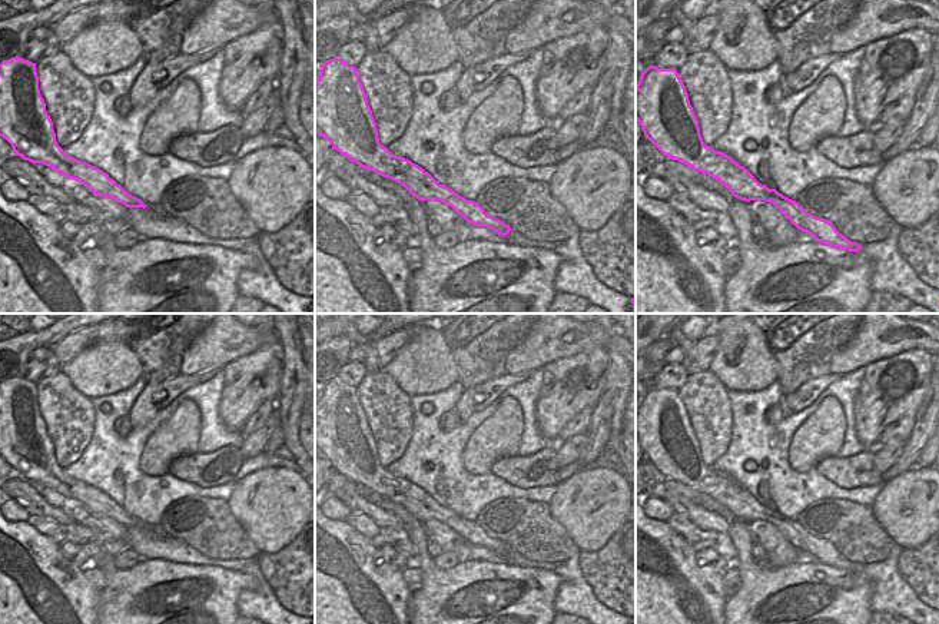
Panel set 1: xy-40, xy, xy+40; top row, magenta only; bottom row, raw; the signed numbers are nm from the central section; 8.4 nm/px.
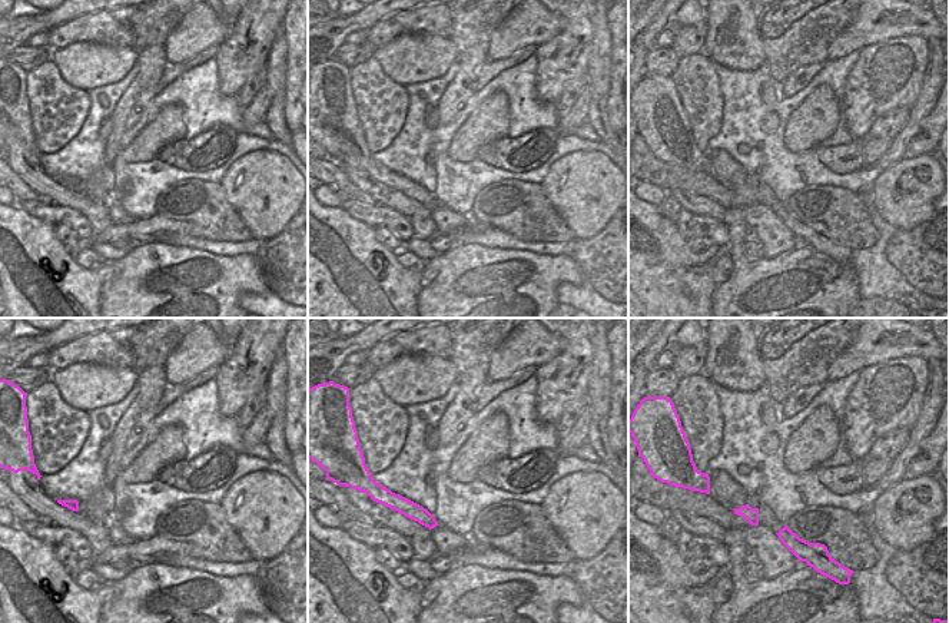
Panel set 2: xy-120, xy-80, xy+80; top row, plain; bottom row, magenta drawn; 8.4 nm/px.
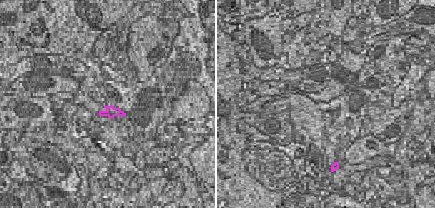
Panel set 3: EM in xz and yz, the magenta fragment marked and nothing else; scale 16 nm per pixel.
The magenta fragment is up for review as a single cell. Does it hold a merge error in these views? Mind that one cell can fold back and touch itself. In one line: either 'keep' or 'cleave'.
keep

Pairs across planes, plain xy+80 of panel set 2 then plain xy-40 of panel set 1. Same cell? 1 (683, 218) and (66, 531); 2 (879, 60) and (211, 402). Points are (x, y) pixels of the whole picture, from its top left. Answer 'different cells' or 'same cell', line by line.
1: same cell
2: different cells

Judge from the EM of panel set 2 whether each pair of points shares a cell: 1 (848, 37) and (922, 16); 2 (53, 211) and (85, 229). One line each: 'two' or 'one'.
1: one
2: one

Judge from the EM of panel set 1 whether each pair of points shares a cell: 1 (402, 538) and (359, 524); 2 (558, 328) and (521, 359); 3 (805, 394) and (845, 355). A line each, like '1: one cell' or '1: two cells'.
1: one cell
2: one cell
3: two cells

